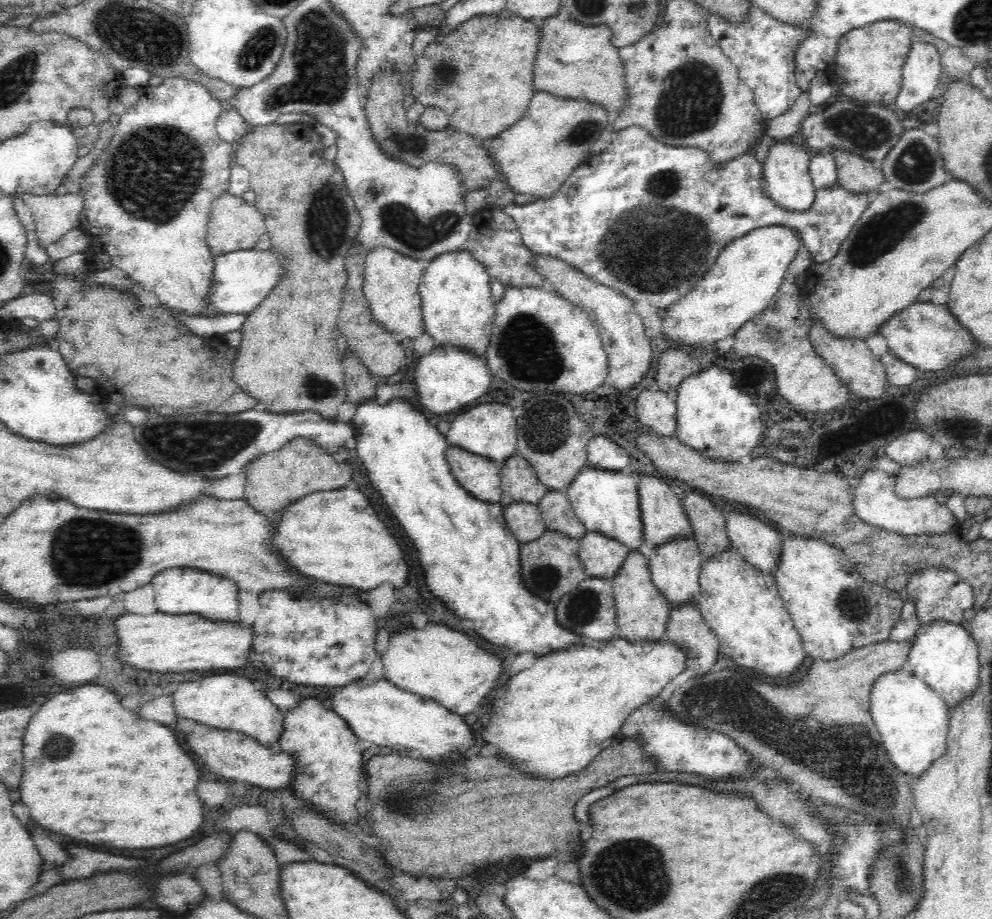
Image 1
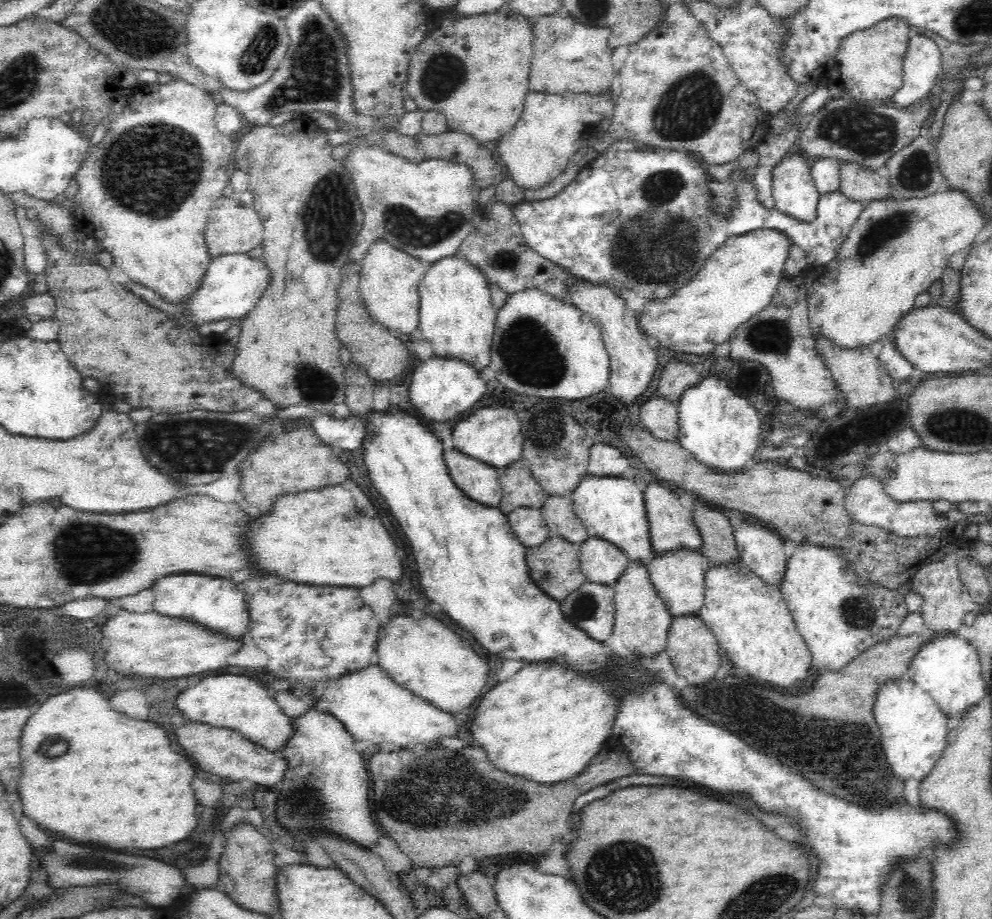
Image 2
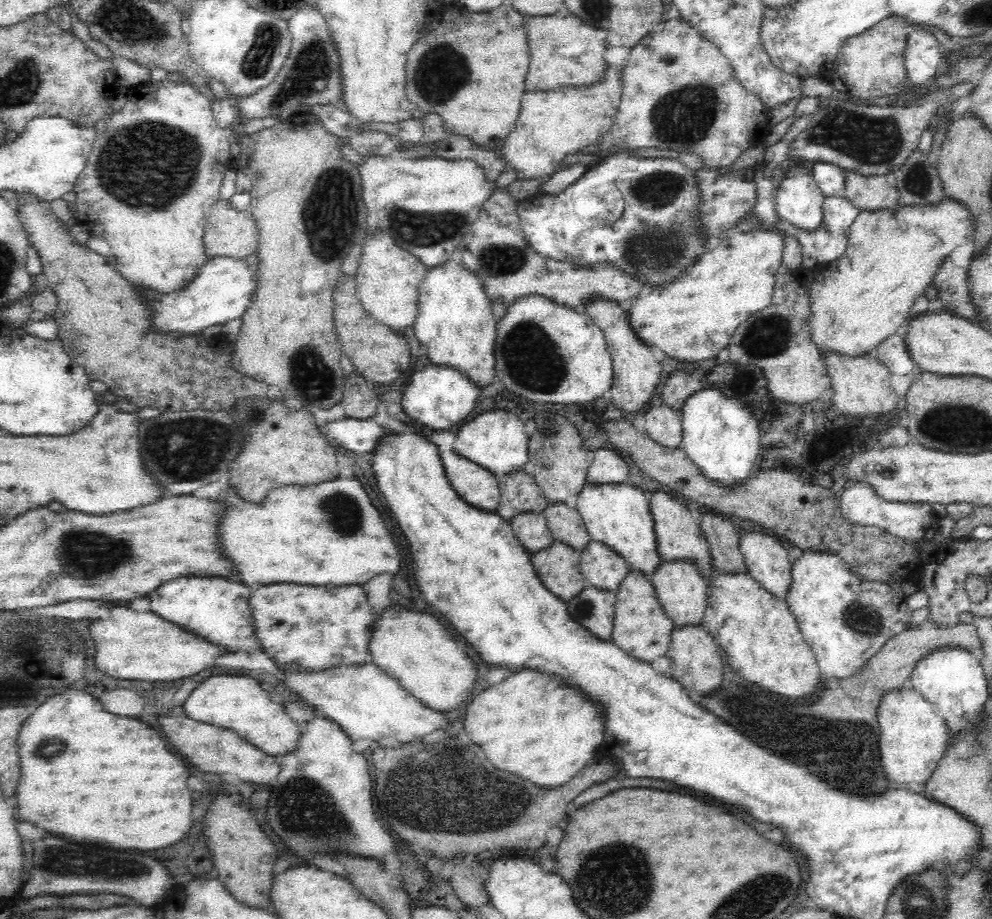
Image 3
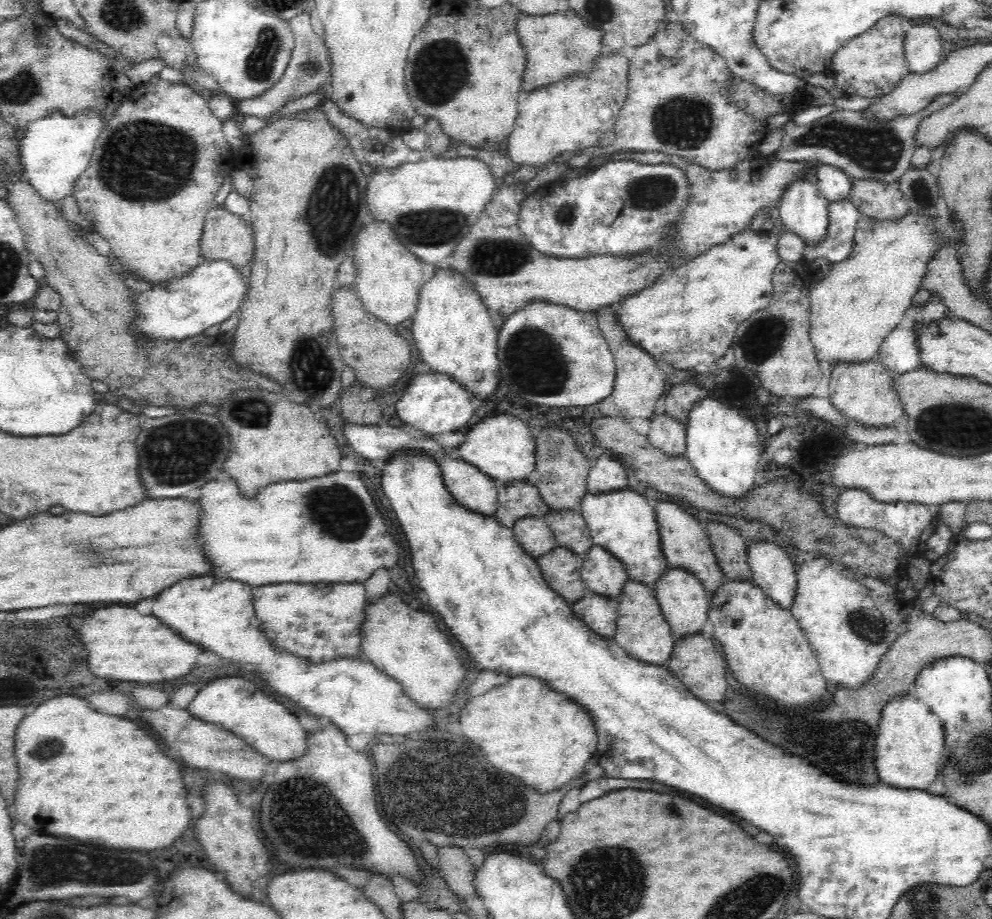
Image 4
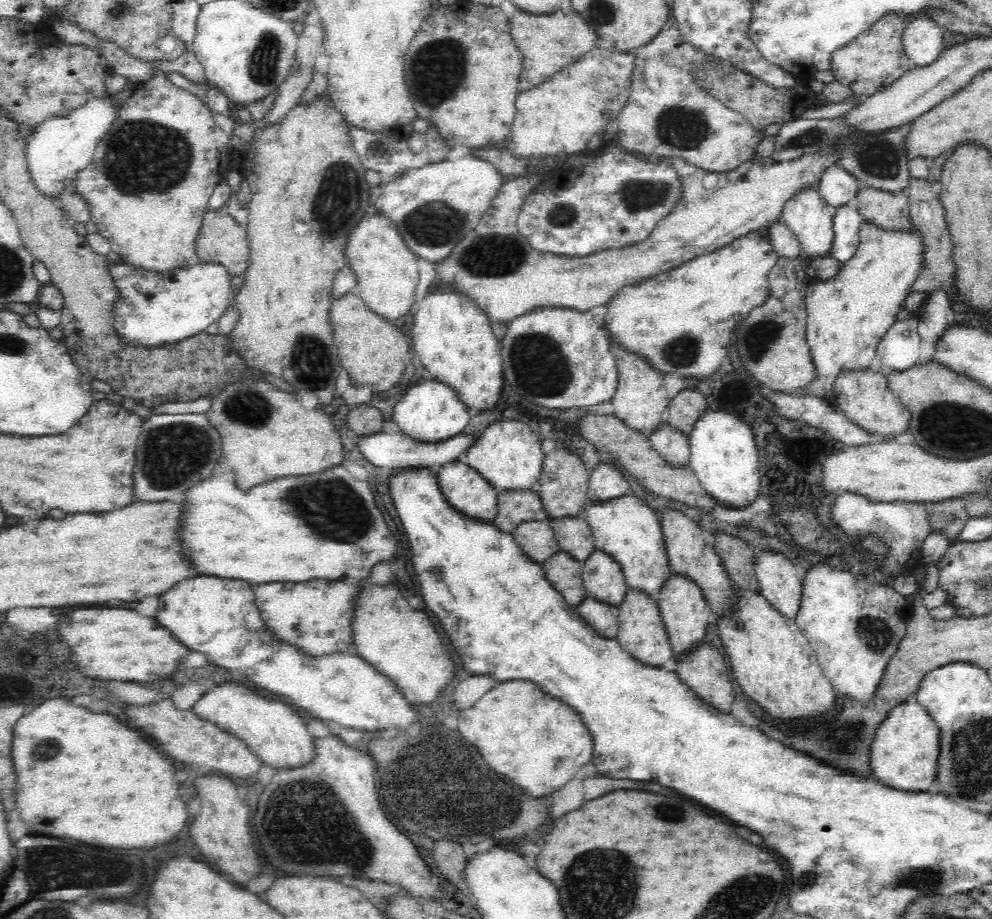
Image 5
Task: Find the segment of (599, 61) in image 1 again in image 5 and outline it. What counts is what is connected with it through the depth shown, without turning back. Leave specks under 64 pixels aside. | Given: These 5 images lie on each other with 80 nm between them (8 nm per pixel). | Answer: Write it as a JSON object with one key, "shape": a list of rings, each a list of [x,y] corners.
{"shape":[[[516,10],[507,23],[509,24],[509,35],[522,55],[522,68],[520,74],[520,86],[518,90],[530,90],[538,84],[546,81],[551,74],[558,72],[563,66],[576,60],[580,54],[588,52],[594,46],[594,34],[582,20],[582,16],[575,11],[564,15],[562,10],[536,16]]]}

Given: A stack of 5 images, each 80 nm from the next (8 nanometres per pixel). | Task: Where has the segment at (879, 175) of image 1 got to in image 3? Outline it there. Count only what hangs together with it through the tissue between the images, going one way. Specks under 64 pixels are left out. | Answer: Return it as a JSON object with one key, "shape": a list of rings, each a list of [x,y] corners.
{"shape":[[[845,172],[845,197],[860,211],[886,210],[891,214],[904,204],[896,188],[896,177],[862,176],[855,172]]]}

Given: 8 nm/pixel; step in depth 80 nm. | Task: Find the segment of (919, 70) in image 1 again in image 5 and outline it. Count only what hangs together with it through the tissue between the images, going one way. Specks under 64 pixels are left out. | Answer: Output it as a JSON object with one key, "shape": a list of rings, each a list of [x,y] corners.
{"shape":[[[918,16],[902,31],[906,56],[915,66],[926,66],[936,60],[942,48],[941,26],[929,16]]]}

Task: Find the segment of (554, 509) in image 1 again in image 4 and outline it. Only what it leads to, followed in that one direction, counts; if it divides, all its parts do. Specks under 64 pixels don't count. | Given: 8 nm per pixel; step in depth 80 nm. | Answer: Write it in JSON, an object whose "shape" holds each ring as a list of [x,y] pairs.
{"shape":[[[572,510],[549,511],[544,519],[552,529],[557,546],[567,548],[582,557],[592,548],[592,535],[581,514],[574,513]]]}

